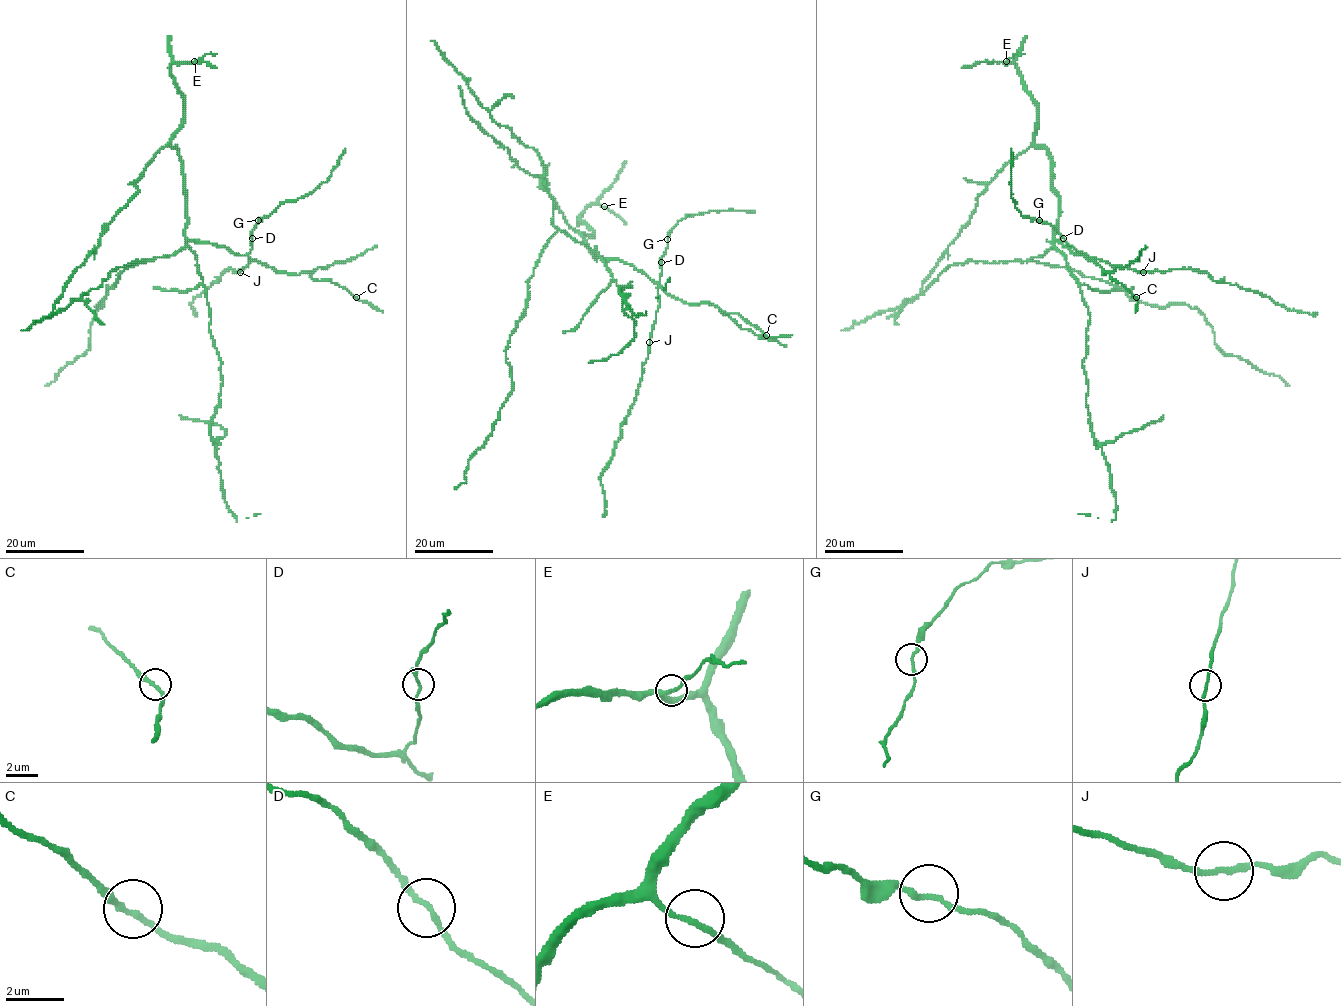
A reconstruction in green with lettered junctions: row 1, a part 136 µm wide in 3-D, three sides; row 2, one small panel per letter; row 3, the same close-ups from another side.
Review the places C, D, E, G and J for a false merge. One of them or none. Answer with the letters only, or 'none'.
none

